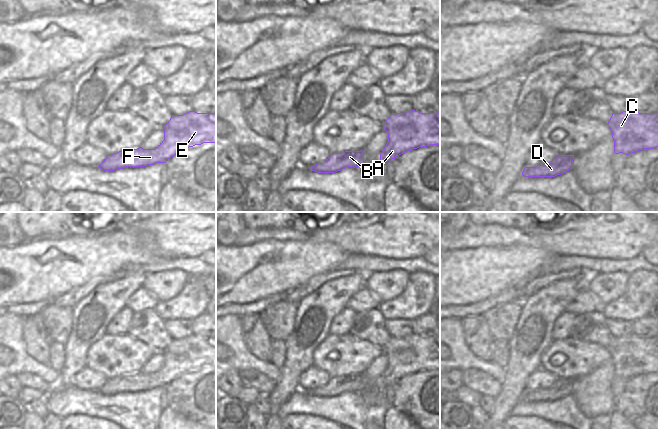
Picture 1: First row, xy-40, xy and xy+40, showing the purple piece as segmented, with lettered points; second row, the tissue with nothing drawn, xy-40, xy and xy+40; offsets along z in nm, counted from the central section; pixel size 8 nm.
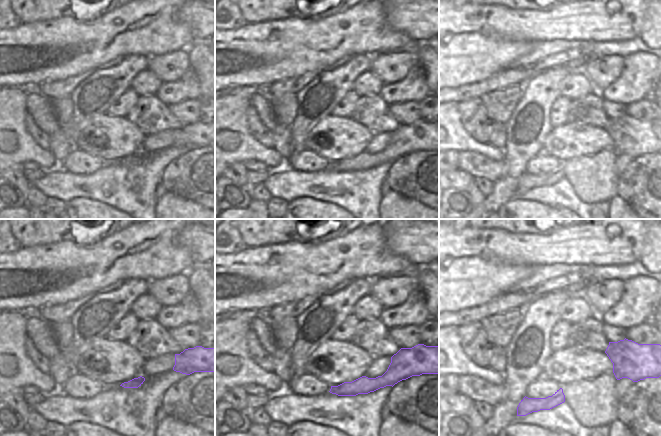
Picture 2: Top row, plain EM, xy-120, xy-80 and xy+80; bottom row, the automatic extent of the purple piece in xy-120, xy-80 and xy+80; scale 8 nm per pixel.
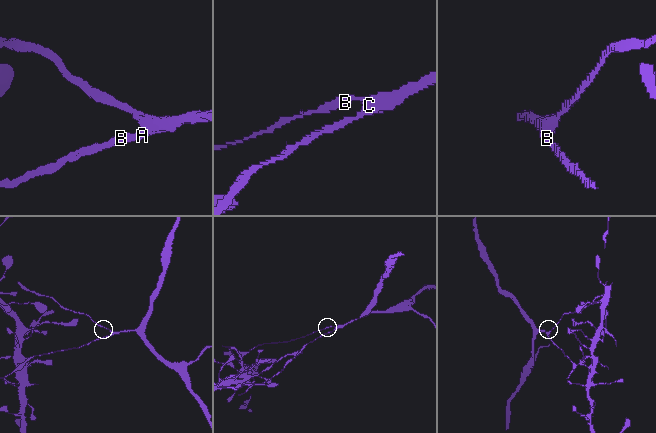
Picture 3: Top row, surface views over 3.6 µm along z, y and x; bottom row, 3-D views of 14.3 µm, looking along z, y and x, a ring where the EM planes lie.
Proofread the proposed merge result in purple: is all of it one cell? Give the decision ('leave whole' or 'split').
leave whole

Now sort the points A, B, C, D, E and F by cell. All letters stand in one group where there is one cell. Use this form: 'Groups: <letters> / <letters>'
Groups: A B C D E F

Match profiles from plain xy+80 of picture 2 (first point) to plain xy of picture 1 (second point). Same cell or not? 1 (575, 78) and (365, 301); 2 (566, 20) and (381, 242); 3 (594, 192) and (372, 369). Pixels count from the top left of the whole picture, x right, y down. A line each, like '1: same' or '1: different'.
1: same
2: same
3: same

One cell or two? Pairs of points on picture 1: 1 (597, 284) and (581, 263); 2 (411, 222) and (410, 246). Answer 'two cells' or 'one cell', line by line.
1: two cells
2: one cell

